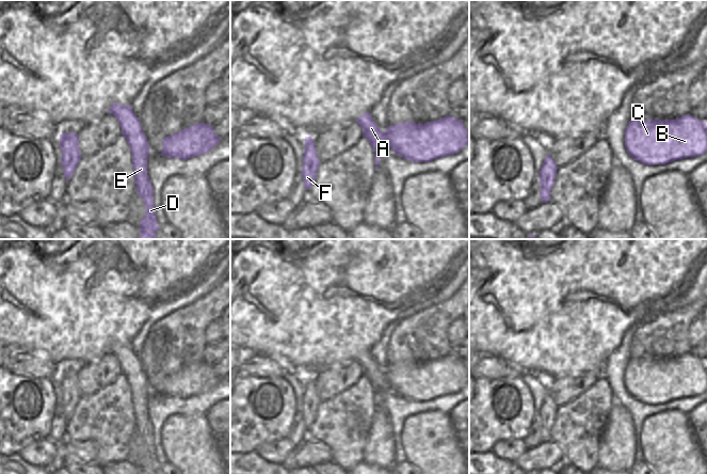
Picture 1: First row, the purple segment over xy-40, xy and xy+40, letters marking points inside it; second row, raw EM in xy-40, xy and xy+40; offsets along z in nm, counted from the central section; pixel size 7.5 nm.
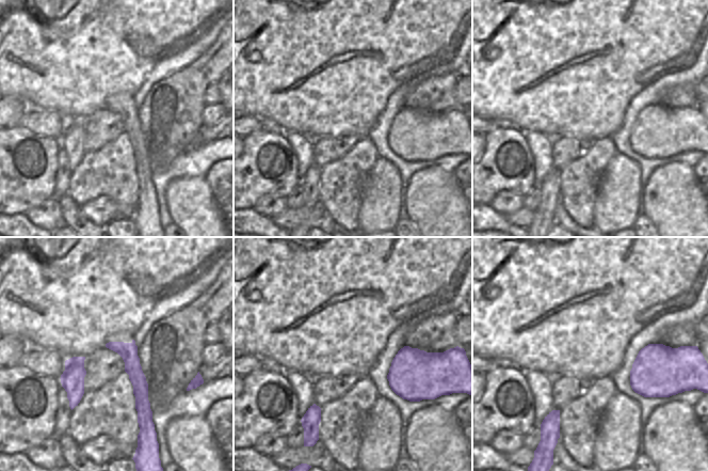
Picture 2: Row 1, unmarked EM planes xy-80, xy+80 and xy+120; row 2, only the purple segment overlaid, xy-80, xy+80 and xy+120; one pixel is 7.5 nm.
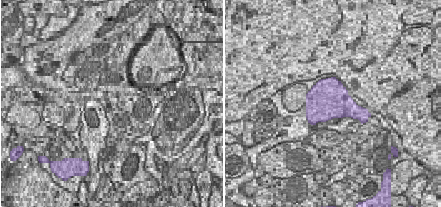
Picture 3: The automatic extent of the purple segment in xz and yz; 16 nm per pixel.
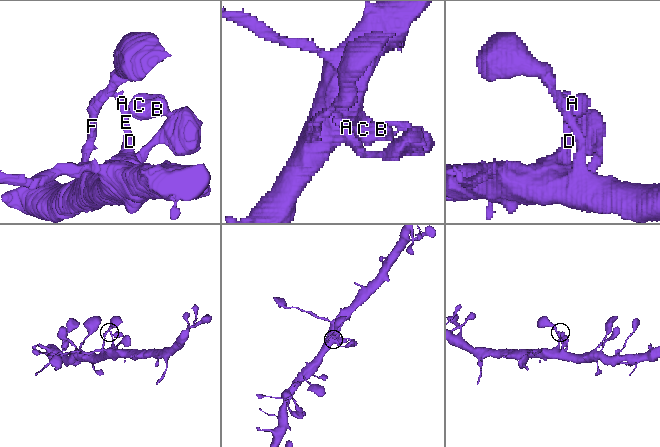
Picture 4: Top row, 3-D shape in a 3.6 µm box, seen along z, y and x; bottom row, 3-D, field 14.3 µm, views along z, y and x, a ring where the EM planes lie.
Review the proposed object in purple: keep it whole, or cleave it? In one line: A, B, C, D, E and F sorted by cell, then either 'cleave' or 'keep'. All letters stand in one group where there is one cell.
A D E F / B C | cleave

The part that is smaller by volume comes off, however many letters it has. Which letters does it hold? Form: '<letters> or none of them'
B, C.

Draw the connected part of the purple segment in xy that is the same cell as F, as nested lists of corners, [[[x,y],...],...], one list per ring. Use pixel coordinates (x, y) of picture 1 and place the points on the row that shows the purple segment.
[[[305,137],[305,153],[303,155],[303,170],[301,174],[306,190],[314,185],[319,165],[320,161],[316,153],[316,144],[311,137]]]

